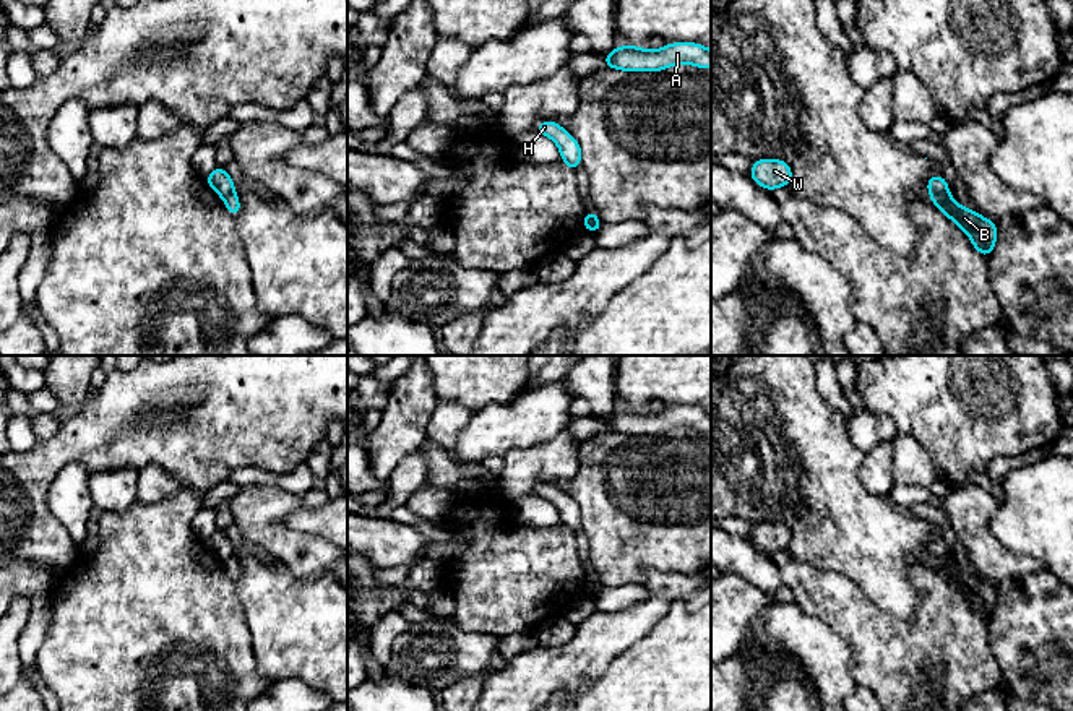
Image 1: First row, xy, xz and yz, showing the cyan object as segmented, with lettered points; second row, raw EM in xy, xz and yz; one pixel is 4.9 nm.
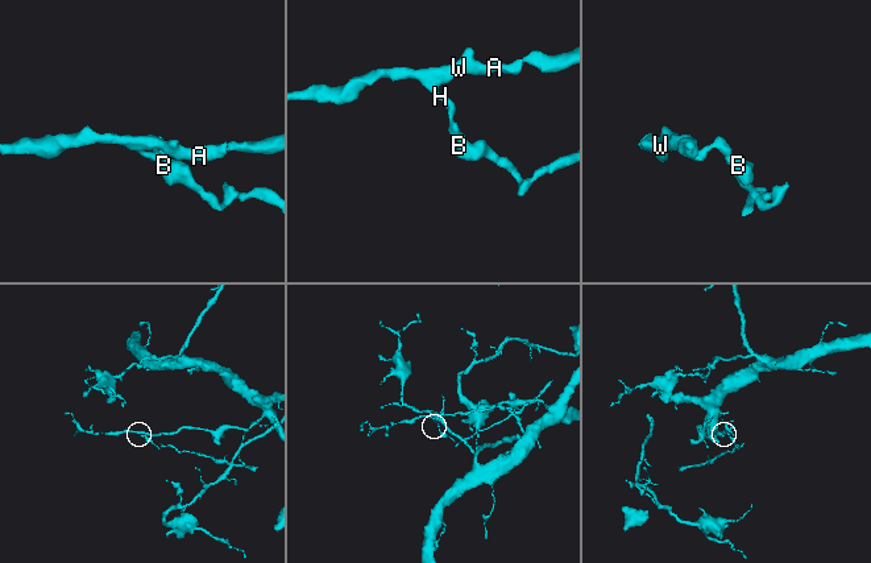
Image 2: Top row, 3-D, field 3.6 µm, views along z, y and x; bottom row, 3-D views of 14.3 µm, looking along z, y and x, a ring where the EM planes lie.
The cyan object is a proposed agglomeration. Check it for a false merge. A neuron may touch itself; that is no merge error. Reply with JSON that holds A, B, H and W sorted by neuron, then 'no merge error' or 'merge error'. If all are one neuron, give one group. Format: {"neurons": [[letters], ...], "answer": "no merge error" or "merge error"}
{"neurons": [["A", "H", "W"], ["B"]], "answer": "merge error"}

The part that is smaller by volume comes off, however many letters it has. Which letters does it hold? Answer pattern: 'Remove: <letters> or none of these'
Remove: B

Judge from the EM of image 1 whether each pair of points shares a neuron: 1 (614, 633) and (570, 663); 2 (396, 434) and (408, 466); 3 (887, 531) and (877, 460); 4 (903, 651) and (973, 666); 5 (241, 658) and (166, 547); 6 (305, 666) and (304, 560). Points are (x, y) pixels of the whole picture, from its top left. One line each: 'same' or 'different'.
1: same
2: different
3: different
4: same
5: same
6: different

